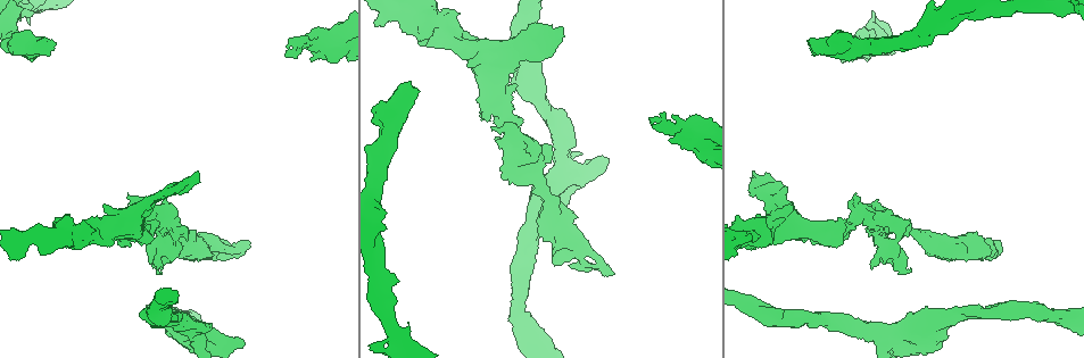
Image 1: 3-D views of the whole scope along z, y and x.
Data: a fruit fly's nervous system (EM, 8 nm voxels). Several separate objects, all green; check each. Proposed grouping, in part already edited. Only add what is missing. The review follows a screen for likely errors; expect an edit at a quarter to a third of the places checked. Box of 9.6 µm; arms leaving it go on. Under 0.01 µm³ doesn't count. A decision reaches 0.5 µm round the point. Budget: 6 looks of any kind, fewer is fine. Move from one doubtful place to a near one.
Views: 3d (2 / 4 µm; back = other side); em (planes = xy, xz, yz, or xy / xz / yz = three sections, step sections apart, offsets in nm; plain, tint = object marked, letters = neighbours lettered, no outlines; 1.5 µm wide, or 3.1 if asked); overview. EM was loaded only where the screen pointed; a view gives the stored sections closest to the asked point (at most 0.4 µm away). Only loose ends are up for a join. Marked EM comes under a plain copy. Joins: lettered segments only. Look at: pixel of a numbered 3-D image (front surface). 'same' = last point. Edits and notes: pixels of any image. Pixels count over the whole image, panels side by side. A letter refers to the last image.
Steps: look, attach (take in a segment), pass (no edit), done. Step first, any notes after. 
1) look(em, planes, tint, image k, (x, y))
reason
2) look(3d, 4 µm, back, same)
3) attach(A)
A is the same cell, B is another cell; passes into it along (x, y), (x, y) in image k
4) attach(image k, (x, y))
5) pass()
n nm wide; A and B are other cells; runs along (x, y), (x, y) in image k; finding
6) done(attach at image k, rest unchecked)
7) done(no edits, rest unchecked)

look(3d, 2 µm, image 1, (650, 118))
an open end

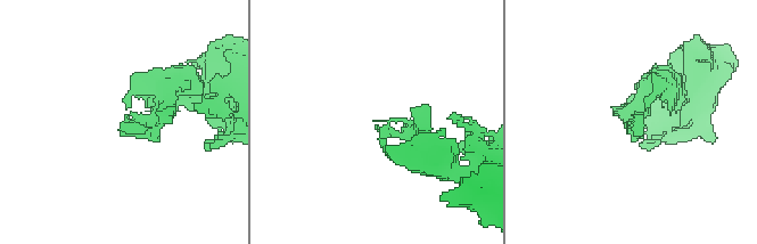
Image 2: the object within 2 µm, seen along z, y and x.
look(em, planes, letters, image 2, (628, 128))
now the EM

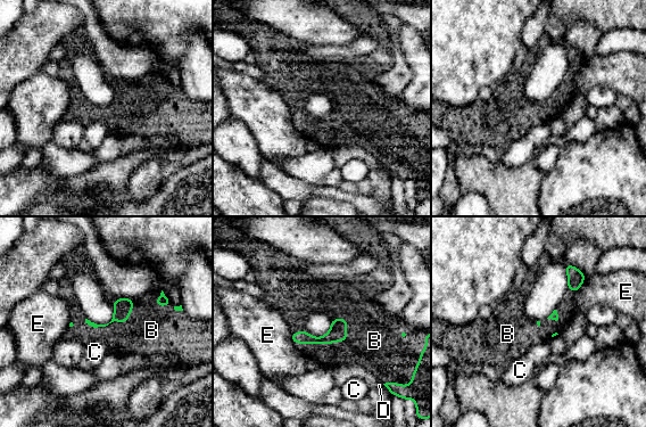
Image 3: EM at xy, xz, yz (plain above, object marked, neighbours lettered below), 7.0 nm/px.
attach(B)
B is the same cell, C, D and E are other cells; passes into it along (338, 333), (330, 343), (365, 345) in image 3; the cell continues

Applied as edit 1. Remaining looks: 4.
look(em, xy, step 8, letters, image 1, (43, 38))
long arm stops here

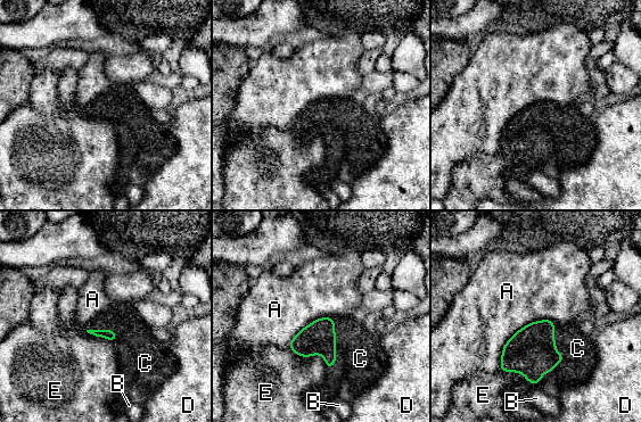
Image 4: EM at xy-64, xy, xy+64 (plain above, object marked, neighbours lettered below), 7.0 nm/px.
attach(C)
C is the same cell, A, B, D and E are other cells; passes into it along (531, 350), (564, 357), (577, 348) in image 4; it goes on there

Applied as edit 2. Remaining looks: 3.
look(overview)

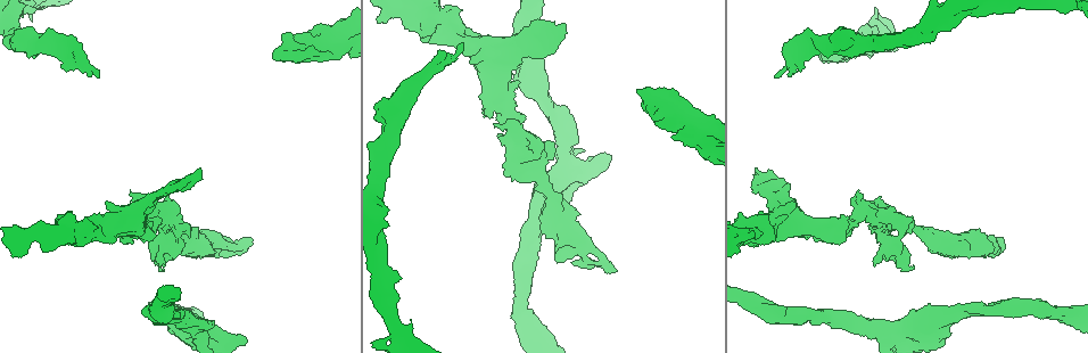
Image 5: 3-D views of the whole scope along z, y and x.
look(em, planes, letters, image 5, (434, 42))

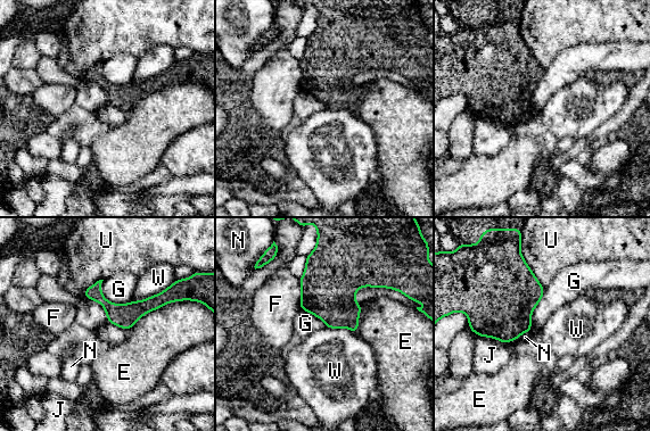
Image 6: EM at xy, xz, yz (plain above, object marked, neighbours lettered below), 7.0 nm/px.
pass()
E, F, G, J, N, U and W are other cells; runs along (87, 293), (112, 309), (190, 295) in image 6; none of them fits

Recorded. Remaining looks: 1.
done(attach at image 3, attach at image 4, rest unchecked)

